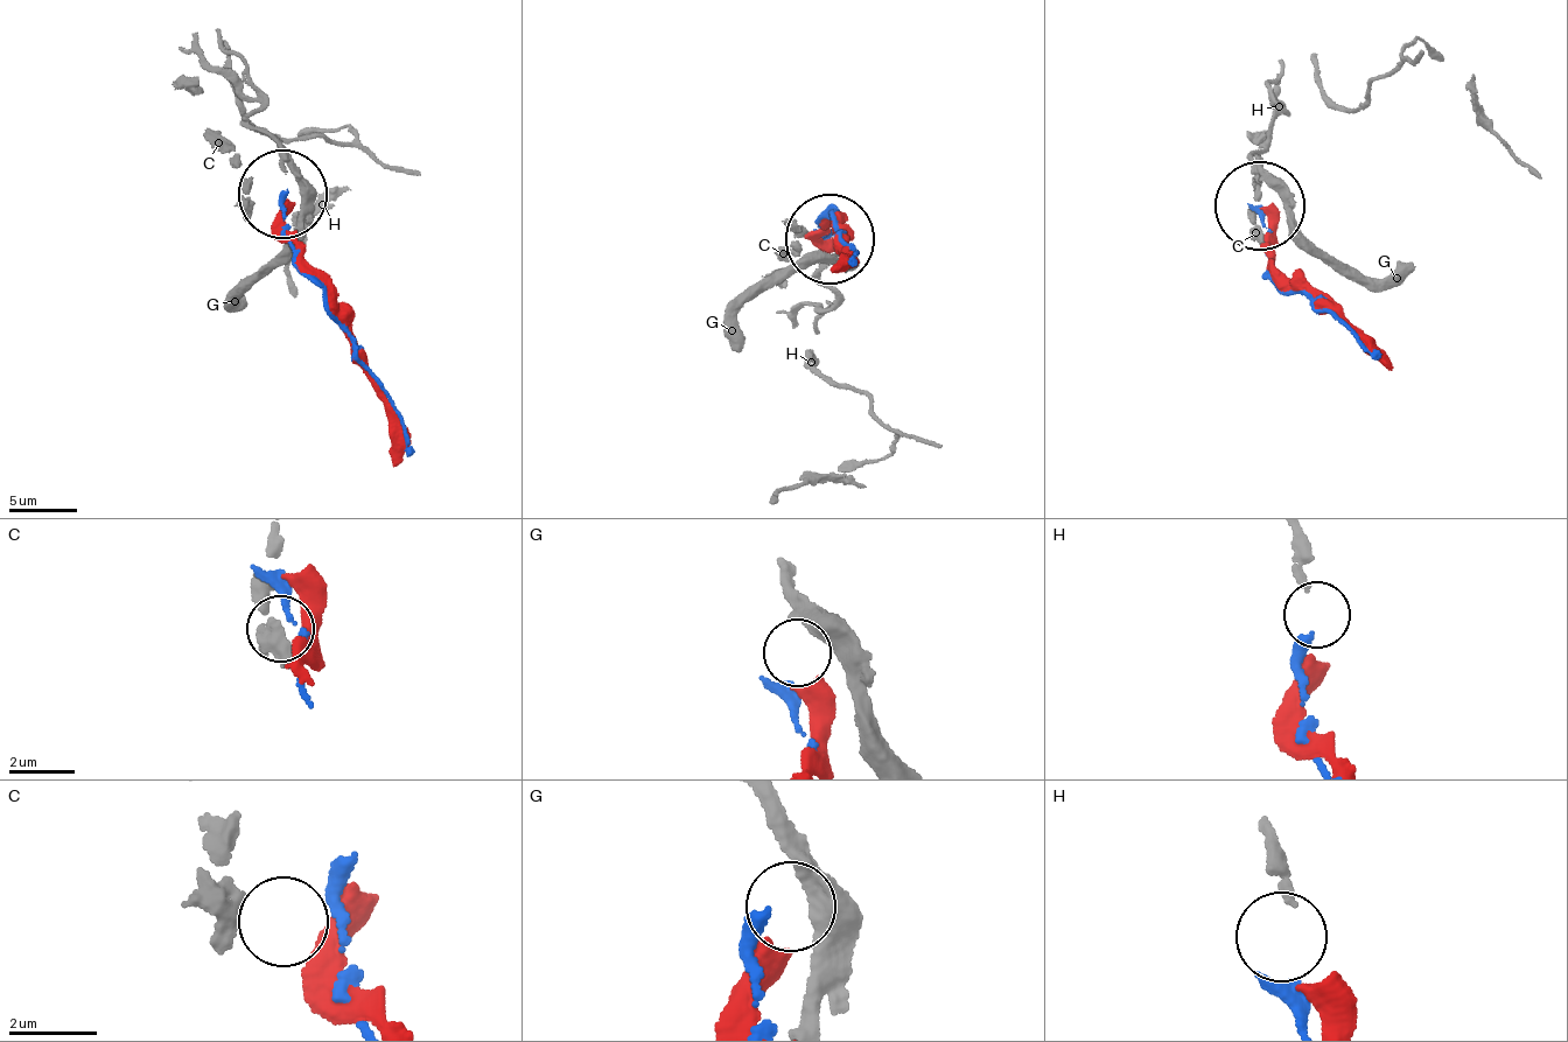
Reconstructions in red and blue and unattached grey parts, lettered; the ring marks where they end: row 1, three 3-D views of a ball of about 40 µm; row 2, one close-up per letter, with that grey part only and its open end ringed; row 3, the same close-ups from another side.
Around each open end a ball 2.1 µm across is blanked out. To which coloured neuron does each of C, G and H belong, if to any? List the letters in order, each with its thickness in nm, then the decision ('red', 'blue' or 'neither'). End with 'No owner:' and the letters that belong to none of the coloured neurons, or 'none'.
C: calibre 440 nm; neither
G: calibre 600 nm; red
H: calibre 200 nm; blue
No owner: C

